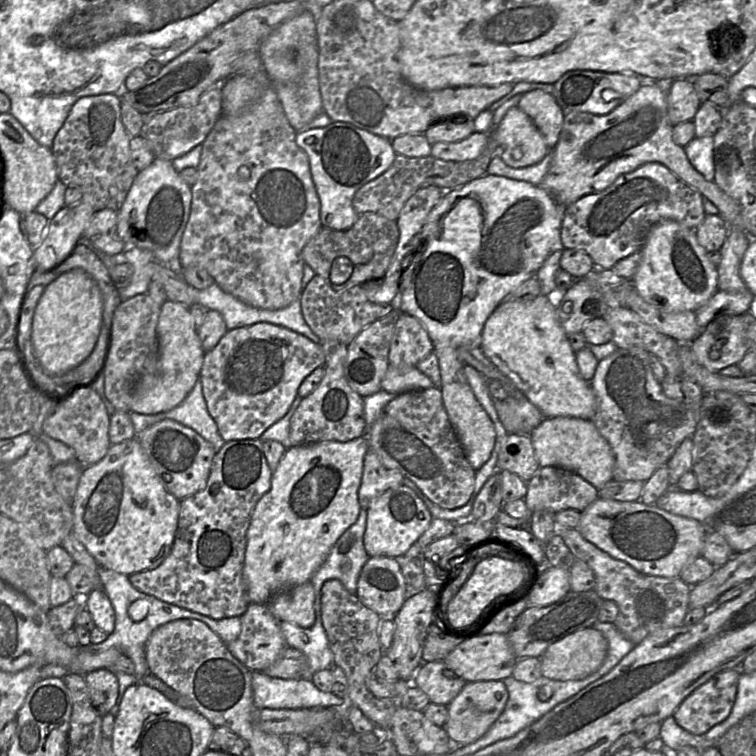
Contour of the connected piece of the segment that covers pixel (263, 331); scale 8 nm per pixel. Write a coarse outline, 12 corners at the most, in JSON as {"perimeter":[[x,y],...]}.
{"perimeter":[[260,322],[228,330],[199,378],[223,440],[259,439],[324,363]]}

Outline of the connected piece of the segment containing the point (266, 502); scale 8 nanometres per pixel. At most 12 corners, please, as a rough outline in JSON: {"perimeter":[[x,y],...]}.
{"perimeter":[[363,436],[287,449],[254,508],[251,604],[311,581],[357,521]]}

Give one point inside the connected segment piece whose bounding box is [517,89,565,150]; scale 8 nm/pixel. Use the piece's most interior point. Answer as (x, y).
(543, 109)

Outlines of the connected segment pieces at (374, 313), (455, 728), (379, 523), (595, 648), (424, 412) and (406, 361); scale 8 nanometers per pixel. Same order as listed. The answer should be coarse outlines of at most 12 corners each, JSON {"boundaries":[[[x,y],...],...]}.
{"boundaries":[[[315,275],[302,315],[322,340],[349,345],[395,305],[370,301],[363,285],[334,290]],[[502,680],[468,682],[444,725],[454,746],[481,738],[503,712]],[[408,487],[367,509],[369,557],[398,559],[433,517]],[[592,627],[551,644],[542,676],[584,679],[599,669],[608,641]],[[441,389],[397,395],[383,413],[407,428],[428,424],[442,407]],[[400,312],[388,363],[416,367],[433,352],[419,319]]]}

